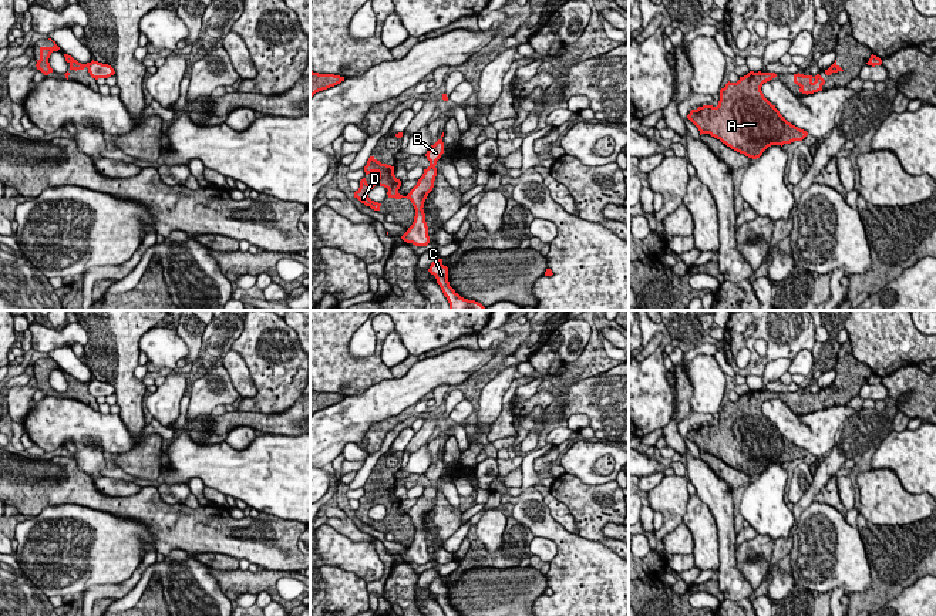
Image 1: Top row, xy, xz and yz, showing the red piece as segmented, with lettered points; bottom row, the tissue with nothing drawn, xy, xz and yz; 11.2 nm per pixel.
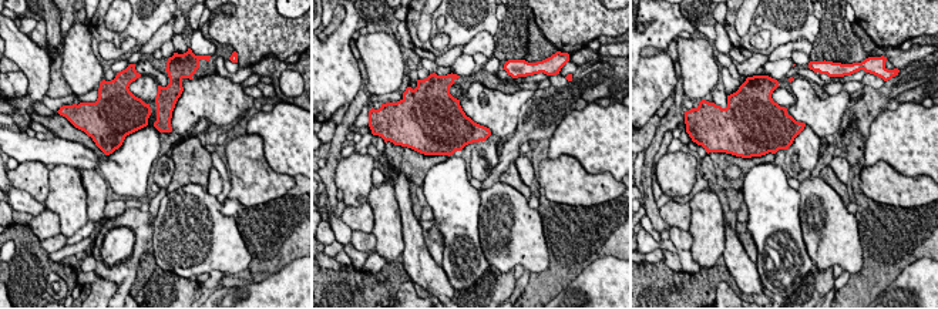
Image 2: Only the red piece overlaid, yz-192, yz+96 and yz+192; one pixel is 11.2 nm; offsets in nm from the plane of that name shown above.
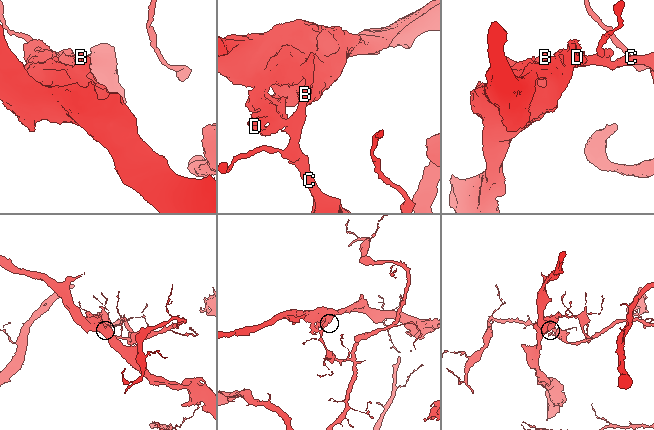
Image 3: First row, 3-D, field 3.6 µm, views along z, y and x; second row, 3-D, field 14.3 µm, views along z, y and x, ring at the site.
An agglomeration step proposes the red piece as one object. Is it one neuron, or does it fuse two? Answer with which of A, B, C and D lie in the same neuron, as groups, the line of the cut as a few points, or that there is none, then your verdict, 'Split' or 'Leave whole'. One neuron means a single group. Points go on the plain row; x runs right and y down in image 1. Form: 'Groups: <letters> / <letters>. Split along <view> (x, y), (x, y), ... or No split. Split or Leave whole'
Groups: A D / B C. Split along xy (93, 379), (87, 386). Split

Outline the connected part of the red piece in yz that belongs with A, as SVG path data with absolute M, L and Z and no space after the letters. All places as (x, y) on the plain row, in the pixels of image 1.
M754 391L740 395L737 401L727 401L720 408L717 425L703 424L691 428L687 437L698 447L701 452L710 452L731 468L757 478L771 464L784 464L794 460L802 460L808 451L788 441L780 430L762 413L764 401L775 397L775 391Z

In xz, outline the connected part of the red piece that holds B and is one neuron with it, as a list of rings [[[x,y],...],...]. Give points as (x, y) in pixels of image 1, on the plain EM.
[[[444,451],[441,457],[428,467],[425,475],[430,479],[430,485],[424,488],[422,495],[418,498],[417,504],[407,514],[415,528],[415,535],[414,535],[413,543],[401,555],[401,558],[415,565],[427,565],[430,562],[428,545],[425,541],[425,532],[422,526],[428,512],[434,506],[434,499],[437,495],[437,487],[435,487],[437,479],[444,472],[442,455],[444,455]]]

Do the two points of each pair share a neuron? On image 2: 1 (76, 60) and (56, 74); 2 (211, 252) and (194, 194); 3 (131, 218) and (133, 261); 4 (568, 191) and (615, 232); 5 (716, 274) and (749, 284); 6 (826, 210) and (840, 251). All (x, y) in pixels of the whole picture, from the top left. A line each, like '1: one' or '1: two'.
1: two
2: one
3: one
4: two
5: two
6: one

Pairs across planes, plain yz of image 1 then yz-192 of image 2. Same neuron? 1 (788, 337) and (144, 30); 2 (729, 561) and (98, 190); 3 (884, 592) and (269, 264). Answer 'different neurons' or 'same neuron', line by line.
1: same neuron
2: same neuron
3: same neuron

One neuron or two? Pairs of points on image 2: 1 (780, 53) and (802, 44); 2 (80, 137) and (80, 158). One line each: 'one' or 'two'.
1: one
2: two

